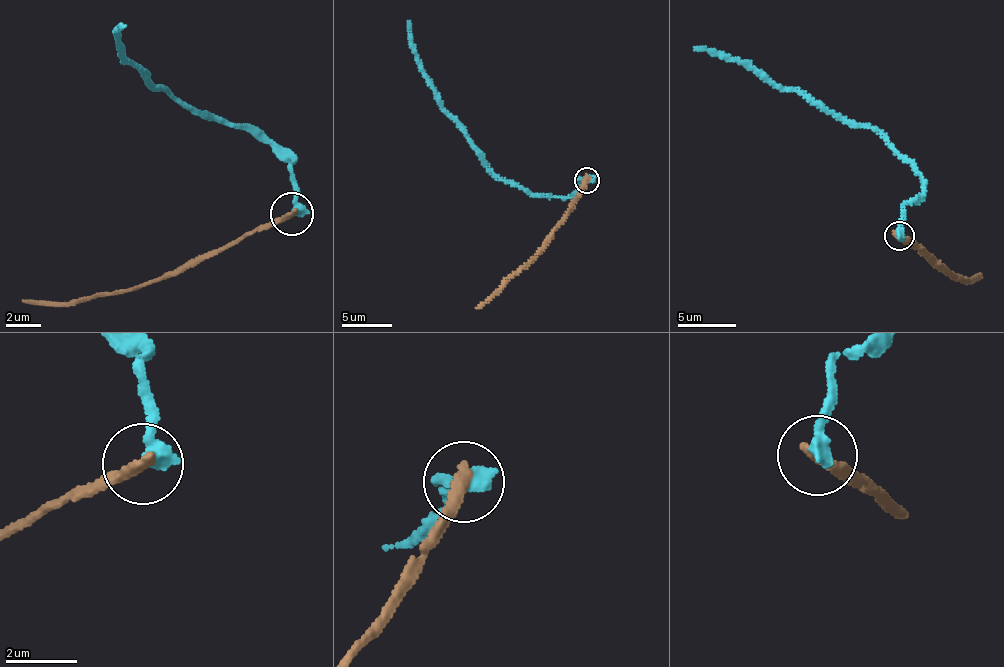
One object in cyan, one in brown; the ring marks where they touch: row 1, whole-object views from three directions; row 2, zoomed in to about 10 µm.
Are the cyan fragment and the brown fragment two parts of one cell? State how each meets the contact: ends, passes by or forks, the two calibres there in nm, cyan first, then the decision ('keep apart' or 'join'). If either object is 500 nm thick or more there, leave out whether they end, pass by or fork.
cyan ends | brown ends | 480/400 nm | keep apart

